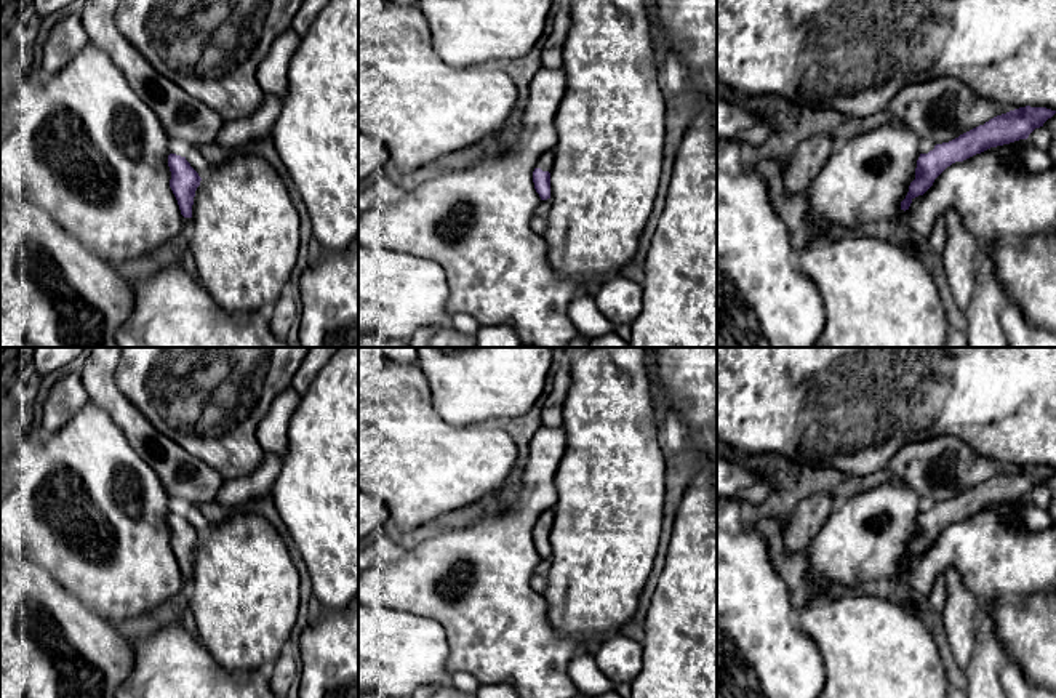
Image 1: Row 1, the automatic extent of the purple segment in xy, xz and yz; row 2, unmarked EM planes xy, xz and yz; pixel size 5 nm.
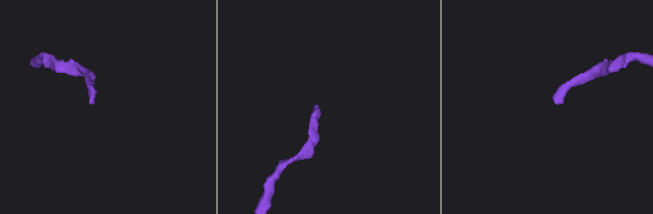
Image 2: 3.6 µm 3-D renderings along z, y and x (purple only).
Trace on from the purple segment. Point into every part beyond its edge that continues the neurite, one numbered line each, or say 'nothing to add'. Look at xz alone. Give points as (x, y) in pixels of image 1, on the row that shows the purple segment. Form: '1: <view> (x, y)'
1: xz (546, 160)

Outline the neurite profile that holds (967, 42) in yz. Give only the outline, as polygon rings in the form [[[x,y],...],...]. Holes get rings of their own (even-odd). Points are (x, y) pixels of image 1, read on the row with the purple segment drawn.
[[[717,0],[717,88],[738,98],[781,96],[813,109],[834,109],[864,118],[885,110],[909,83],[954,77],[976,94],[1014,110],[1046,107],[1056,110],[1056,0]]]

